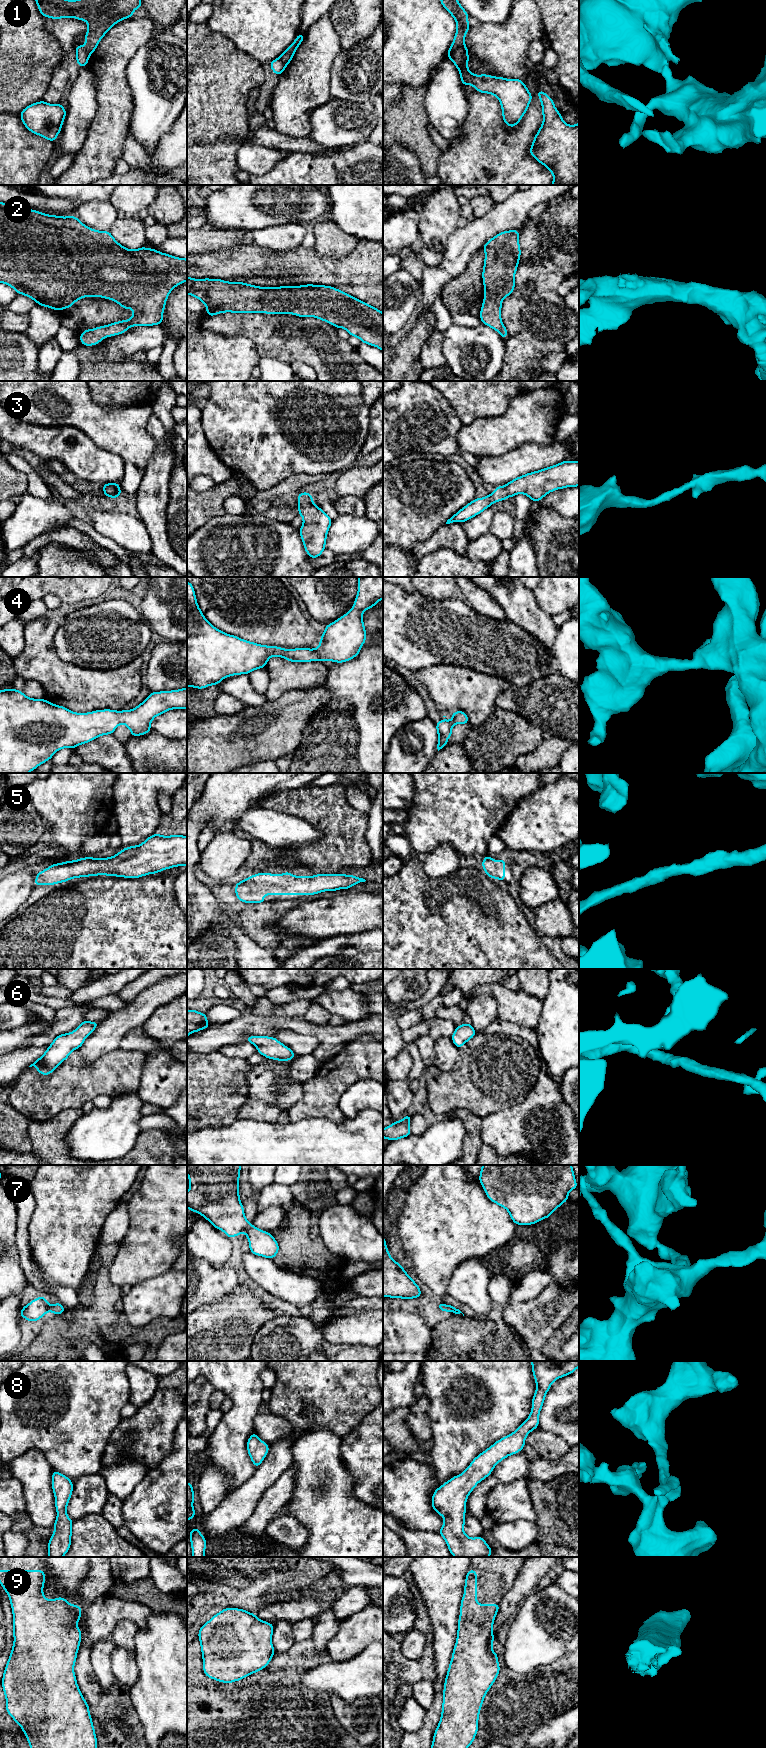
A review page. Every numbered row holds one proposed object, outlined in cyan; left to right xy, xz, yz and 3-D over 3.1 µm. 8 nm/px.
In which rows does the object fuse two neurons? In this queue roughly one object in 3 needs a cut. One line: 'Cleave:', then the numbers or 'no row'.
Cleave: 1

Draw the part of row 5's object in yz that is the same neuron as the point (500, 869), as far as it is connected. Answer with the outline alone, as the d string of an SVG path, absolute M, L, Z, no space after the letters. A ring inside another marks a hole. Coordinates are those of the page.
M489 855L485 856L481 862L484 872L492 879L505 881L505 862L506 859L494 860Z

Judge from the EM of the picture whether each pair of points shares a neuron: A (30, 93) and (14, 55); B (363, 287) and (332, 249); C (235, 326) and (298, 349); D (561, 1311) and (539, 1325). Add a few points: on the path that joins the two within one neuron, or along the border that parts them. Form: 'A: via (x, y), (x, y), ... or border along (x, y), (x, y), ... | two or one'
A: via (27, 84), (19, 76), (19, 64) | one
B: border along (357, 243), (340, 258), (326, 257), (317, 251) | two
C: via (251, 326), (262, 328), (272, 336), (282, 339) | one
D: via (556, 1312), (552, 1312), (544, 1320) | one

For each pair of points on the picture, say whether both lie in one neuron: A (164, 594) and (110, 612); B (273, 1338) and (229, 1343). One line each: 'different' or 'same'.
A: different
B: different

